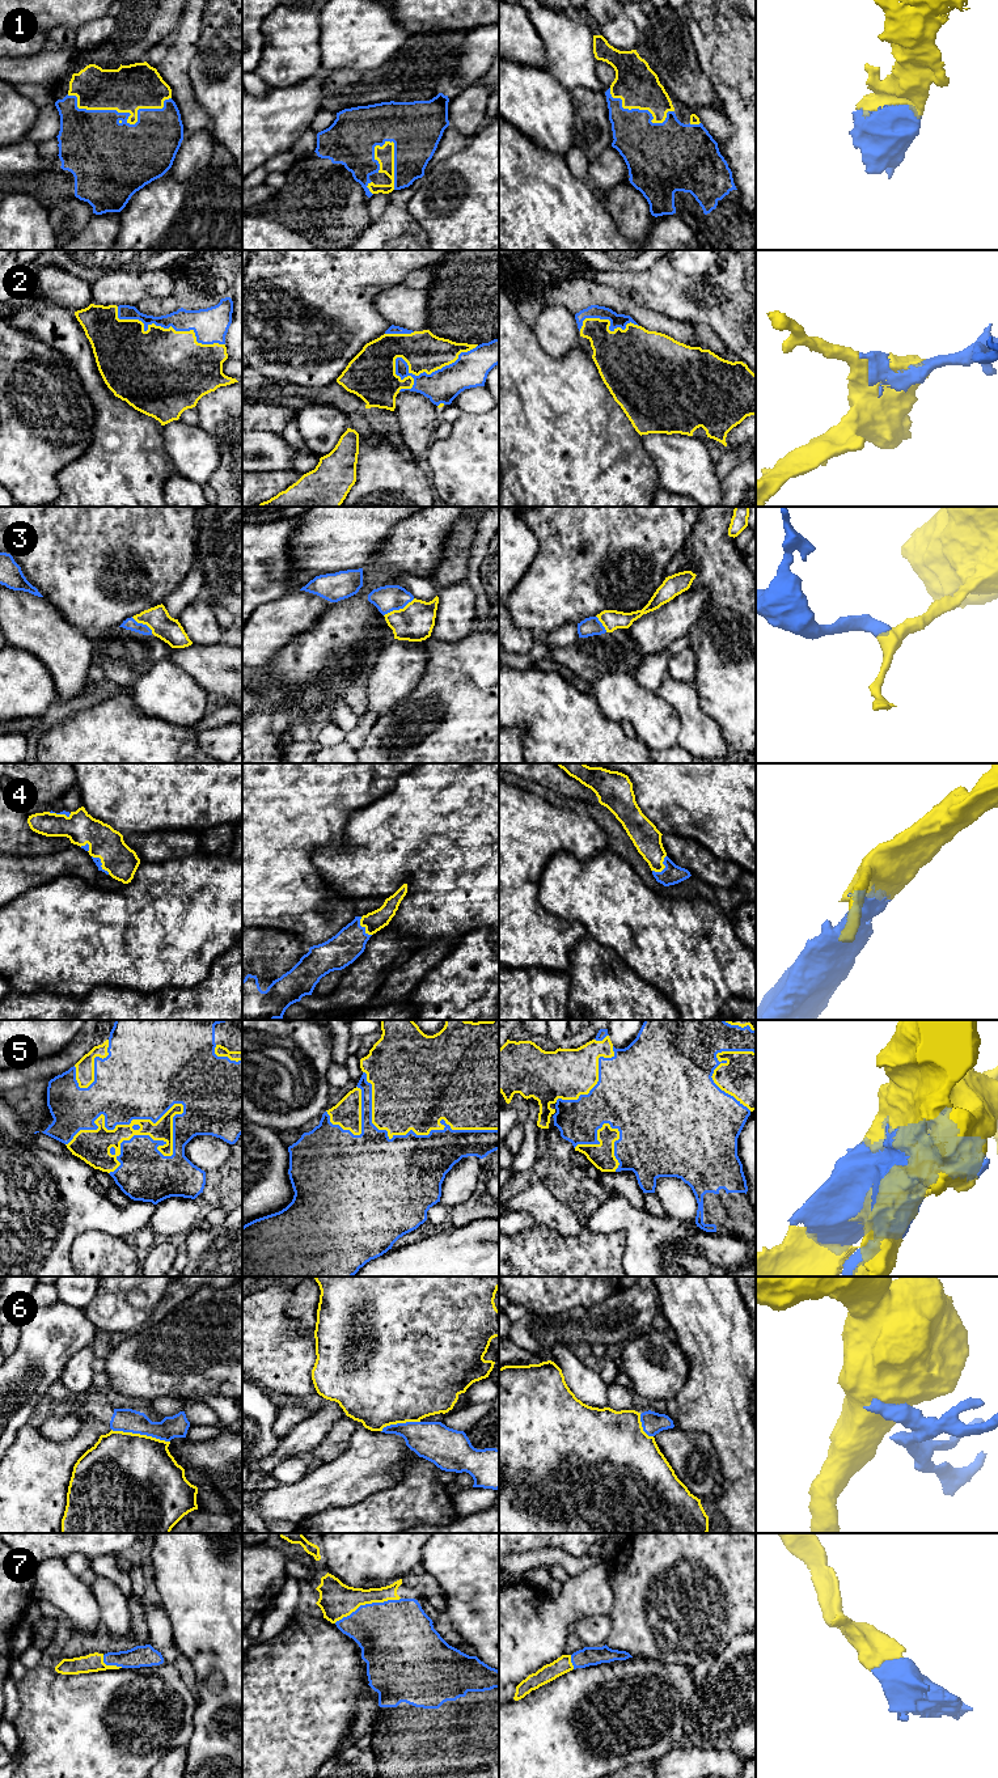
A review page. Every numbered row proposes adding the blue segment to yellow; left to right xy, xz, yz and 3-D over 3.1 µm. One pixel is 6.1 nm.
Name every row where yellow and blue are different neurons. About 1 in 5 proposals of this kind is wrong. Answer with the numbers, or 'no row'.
6

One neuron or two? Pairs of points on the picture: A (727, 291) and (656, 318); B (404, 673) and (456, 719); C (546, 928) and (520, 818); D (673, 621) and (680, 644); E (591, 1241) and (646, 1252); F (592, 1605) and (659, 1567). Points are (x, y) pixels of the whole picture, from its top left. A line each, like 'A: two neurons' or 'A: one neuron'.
A: two neurons
B: two neurons
C: one neuron
D: two neurons
E: two neurons
F: two neurons

